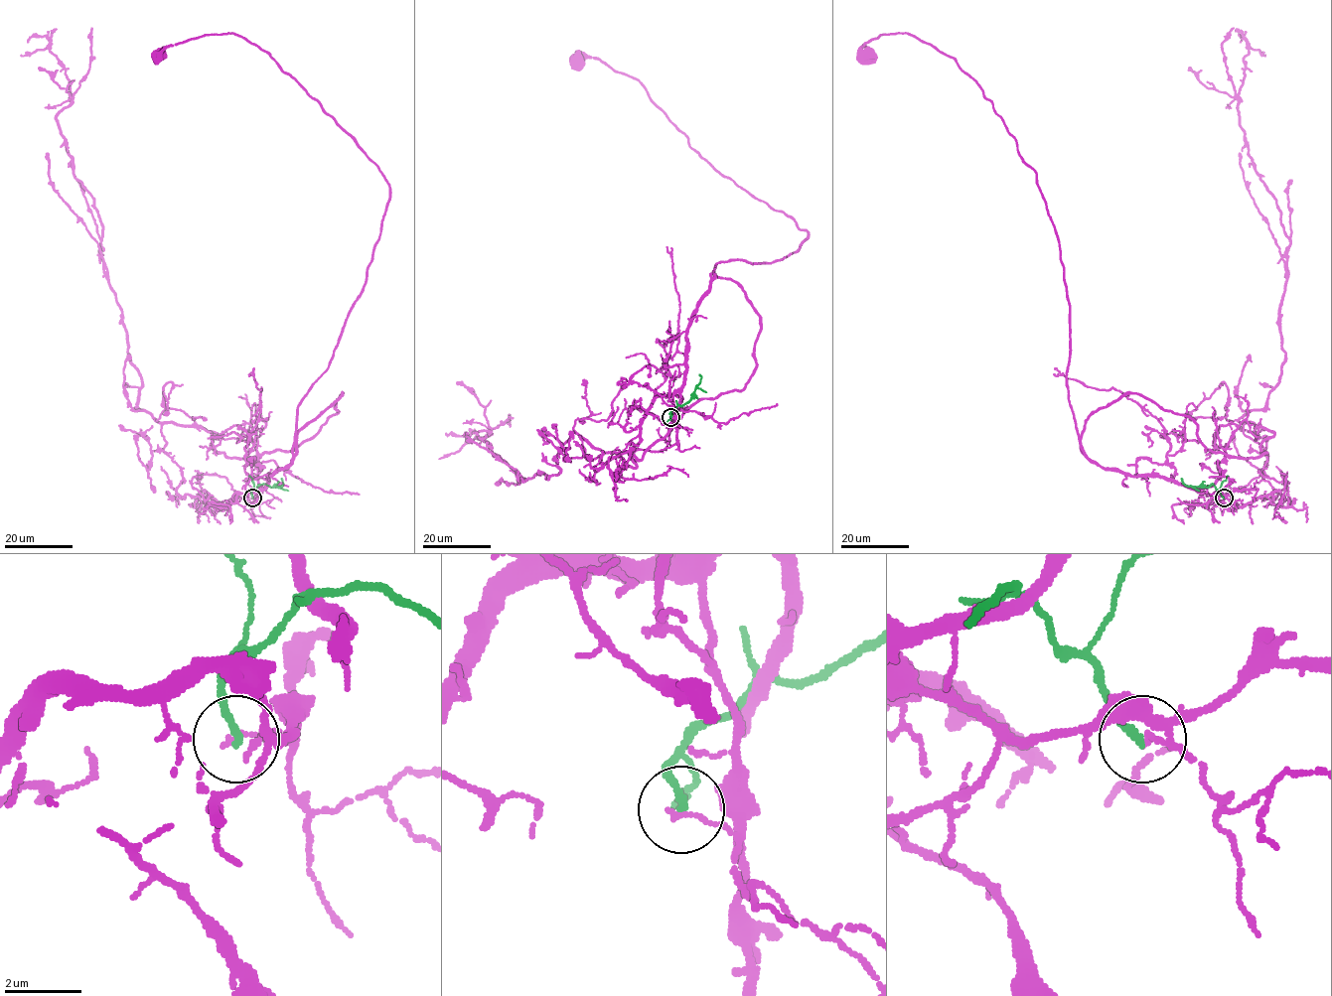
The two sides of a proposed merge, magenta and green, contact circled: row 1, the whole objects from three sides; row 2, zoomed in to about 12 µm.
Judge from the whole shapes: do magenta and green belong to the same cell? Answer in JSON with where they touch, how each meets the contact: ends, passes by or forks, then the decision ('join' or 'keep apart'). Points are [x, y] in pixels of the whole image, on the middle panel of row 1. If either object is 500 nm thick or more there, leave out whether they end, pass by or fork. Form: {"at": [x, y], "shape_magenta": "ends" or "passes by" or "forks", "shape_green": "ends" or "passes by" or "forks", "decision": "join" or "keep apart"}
{"at": [670, 417], "shape_magenta": "ends", "shape_green": "ends", "decision": "keep apart"}

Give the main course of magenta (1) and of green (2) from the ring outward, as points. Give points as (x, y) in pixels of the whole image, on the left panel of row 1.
1: (252, 497), (291, 462), (298, 405), (362, 291), (389, 188), (254, 44), (208, 34), (159, 57)
2: (252, 497), (252, 491), (260, 485), (282, 486), (281, 479)

